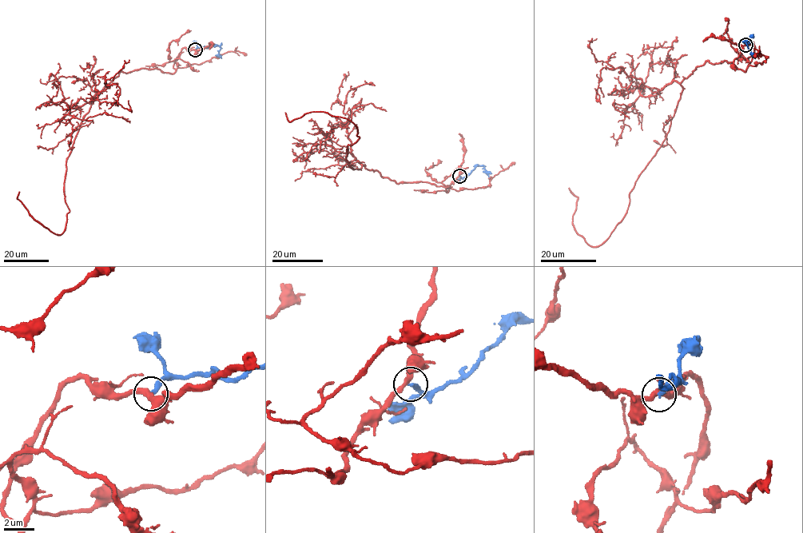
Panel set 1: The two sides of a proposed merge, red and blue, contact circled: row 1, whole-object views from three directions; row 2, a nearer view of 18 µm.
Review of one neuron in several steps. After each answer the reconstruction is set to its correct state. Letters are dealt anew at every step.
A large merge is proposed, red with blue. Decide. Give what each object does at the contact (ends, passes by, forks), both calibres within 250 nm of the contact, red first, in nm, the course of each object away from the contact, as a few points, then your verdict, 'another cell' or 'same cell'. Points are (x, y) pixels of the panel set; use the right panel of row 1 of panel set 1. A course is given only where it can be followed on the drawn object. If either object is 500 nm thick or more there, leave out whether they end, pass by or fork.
red passes by; blue ends; calibres 340 and 280 nm; course red (745, 45), (754, 49), (745, 71), (706, 61), (681, 82), (666, 137), (598, 246), (574, 228), (569, 188); course blue (745, 45), (749, 42), (744, 41), (749, 51), (759, 56); another cell

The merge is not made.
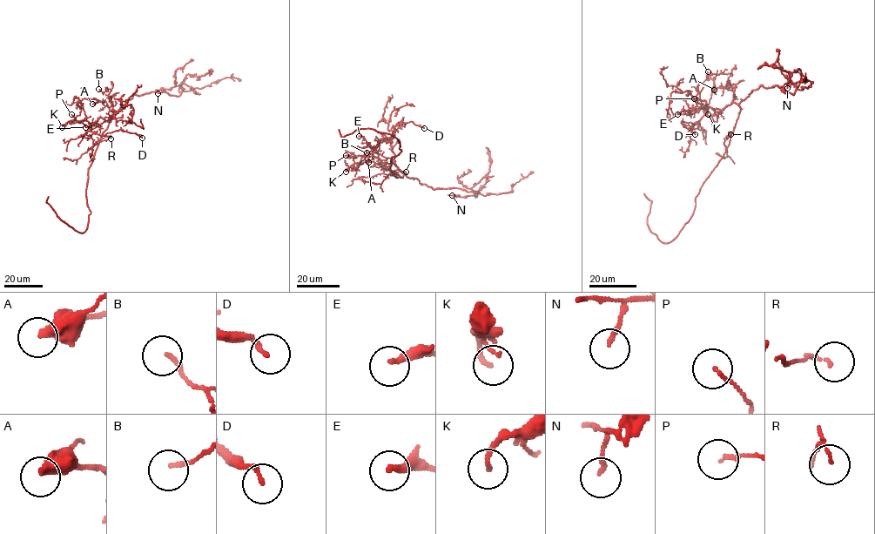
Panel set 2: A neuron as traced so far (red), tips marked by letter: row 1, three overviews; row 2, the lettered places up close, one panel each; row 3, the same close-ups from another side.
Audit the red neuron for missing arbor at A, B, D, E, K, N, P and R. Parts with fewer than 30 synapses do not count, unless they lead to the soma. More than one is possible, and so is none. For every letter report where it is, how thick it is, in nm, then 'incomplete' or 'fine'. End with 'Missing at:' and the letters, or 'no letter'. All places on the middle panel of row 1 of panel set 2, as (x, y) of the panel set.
A: at (368, 162); 460 nm thick; fine
B: at (366, 152); 150 nm thick; fine
D: at (424, 128); 160 nm thick; fine
E: at (359, 136); 280 nm thick; fine
K: at (346, 172); 170 nm thick; fine
N: at (452, 195); 160 nm thick; fine
P: at (346, 155); 120 nm thick; fine
R: at (406, 172); 70 nm thick; fine
Missing at: no letter

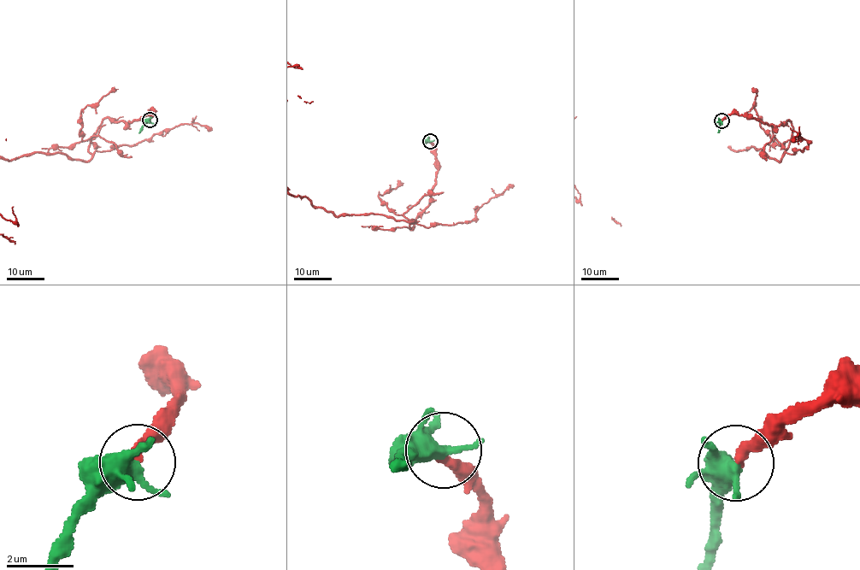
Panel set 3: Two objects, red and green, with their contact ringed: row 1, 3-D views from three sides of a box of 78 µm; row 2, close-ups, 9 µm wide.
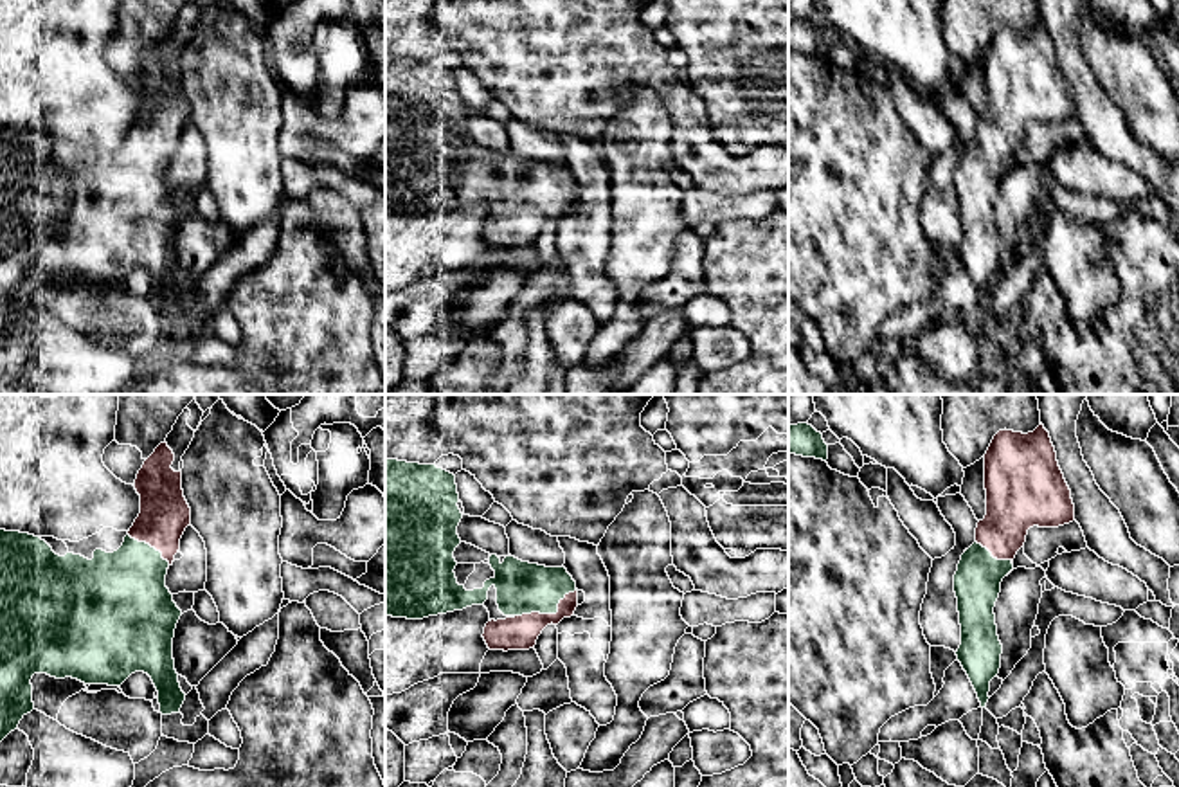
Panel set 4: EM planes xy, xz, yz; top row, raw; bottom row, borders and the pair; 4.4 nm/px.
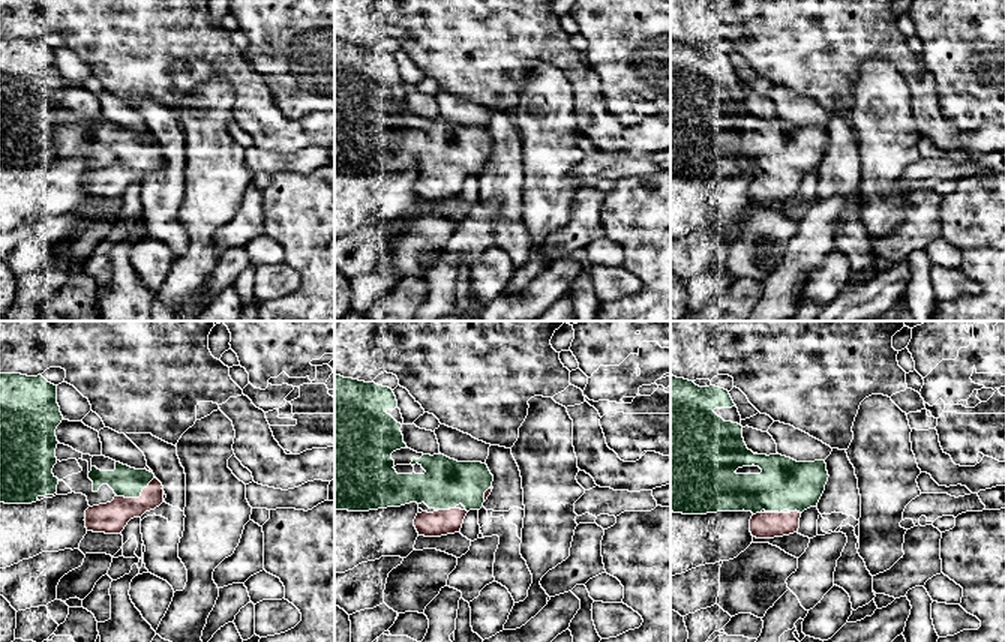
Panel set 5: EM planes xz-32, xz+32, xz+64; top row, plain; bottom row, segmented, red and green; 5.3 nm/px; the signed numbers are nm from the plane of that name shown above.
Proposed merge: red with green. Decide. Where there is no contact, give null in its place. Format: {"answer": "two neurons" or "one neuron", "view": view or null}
{"answer": "one neuron", "view": "xz"}

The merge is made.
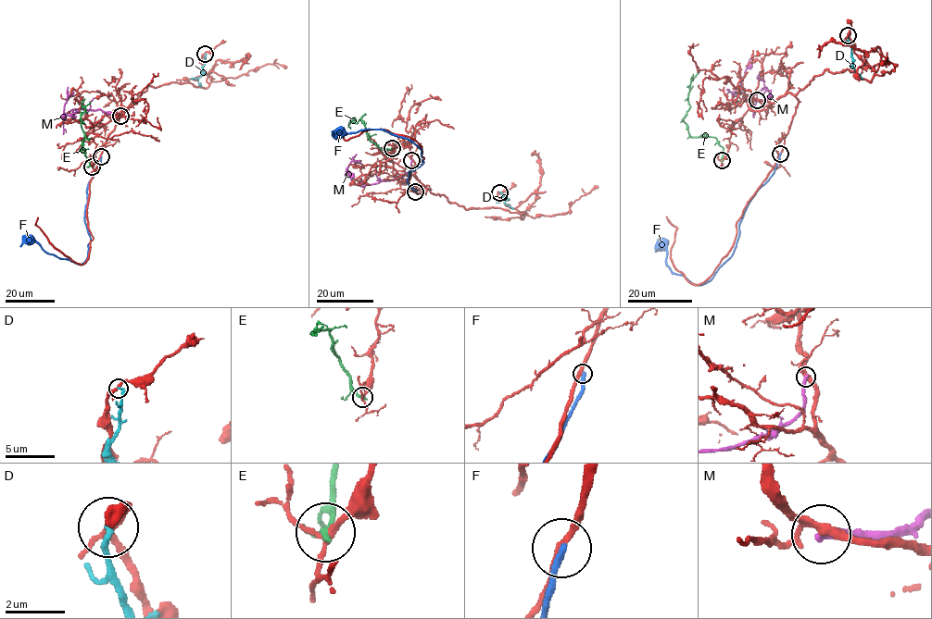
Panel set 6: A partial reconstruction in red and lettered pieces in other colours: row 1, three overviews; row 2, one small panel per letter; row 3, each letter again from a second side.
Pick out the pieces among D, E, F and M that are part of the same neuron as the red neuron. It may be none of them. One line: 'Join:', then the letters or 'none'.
Join: none

